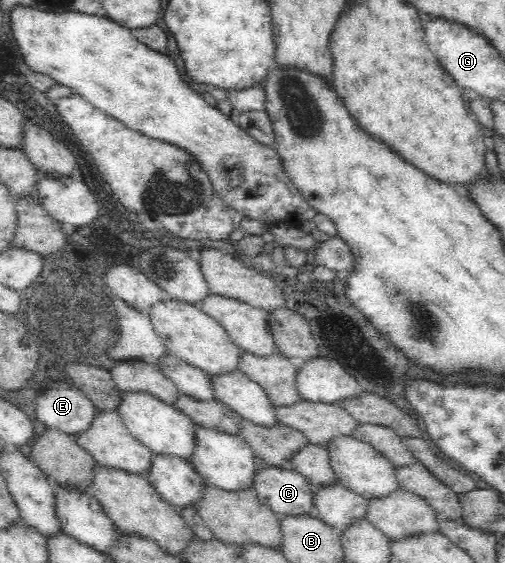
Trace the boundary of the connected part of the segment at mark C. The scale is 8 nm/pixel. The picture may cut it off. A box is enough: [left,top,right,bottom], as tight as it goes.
[250,464,313,517]

